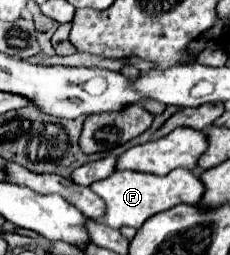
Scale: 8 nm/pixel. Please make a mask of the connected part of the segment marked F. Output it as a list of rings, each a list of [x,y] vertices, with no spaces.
[[[177,168],[169,172],[167,176],[155,176],[155,174],[143,174],[143,172],[133,172],[133,170],[123,170],[115,172],[105,180],[99,180],[91,184],[91,190],[103,198],[107,204],[107,214],[103,222],[111,228],[121,228],[121,226],[133,226],[141,228],[143,222],[163,210],[169,210],[177,204],[197,204],[203,196],[203,182],[201,178],[187,168]]]

